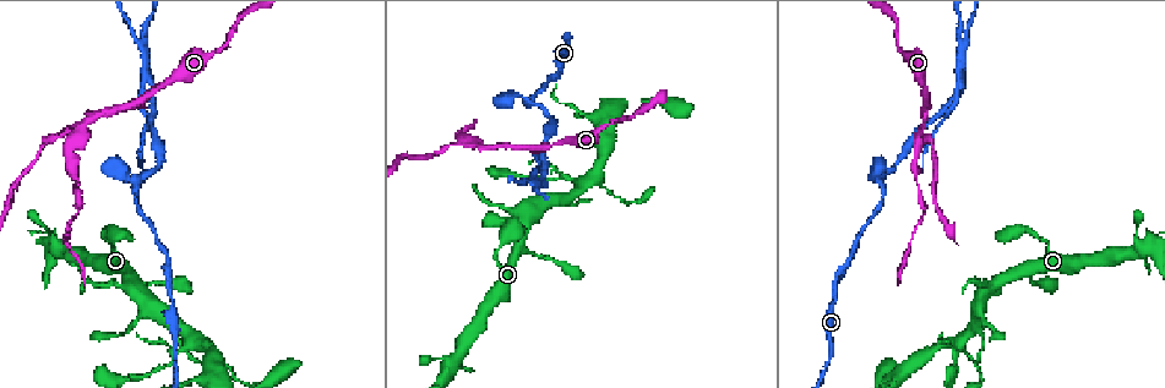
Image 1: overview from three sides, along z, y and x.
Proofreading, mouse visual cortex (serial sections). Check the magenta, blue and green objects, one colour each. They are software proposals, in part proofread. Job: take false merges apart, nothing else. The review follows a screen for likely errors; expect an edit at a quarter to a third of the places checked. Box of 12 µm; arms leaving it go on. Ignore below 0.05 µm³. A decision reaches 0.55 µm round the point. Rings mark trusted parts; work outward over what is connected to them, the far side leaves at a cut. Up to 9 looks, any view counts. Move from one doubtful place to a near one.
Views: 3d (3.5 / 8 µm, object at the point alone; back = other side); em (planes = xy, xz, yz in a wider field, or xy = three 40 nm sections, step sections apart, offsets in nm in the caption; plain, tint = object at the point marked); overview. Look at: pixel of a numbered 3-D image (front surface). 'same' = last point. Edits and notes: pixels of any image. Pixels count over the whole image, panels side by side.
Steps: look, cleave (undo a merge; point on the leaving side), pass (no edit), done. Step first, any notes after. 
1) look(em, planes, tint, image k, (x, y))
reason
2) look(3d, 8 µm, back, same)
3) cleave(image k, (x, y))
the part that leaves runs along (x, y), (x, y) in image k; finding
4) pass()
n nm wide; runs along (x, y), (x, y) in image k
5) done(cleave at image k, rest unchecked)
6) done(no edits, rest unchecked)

look(3d, 3.5 µm, image 1, (921, 129))
arms part here

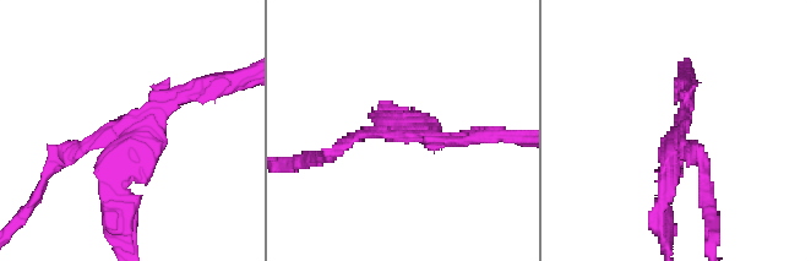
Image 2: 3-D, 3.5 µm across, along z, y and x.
look(em, xy, step 5, tint, image 2, (410, 134))

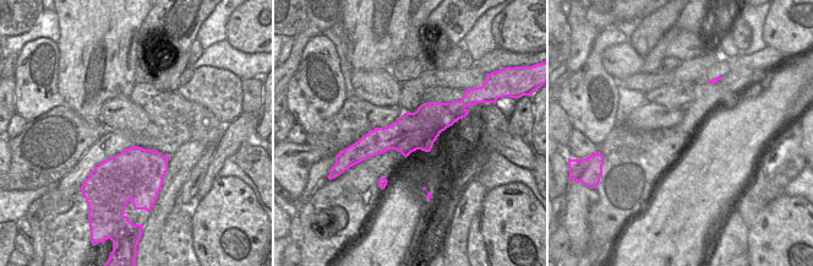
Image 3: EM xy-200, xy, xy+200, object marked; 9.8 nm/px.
cleave(image 2, (126, 181))
two cells meet here

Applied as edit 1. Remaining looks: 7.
look(3d, 3.5 µm, image 1, (138, 184))
three-way junction

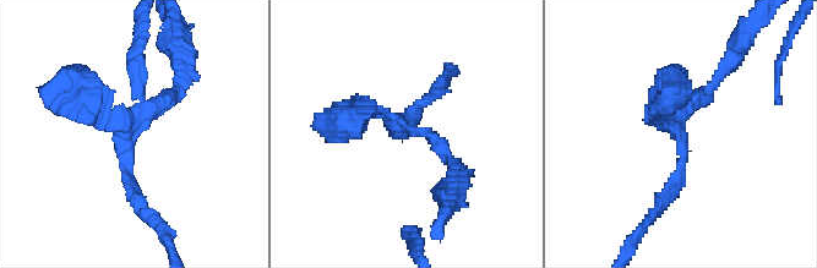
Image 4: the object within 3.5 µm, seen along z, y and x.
look(em, xy, step 5, tint, image 4, (404, 130))
3 arms; arms of 150, 150, 300 nm

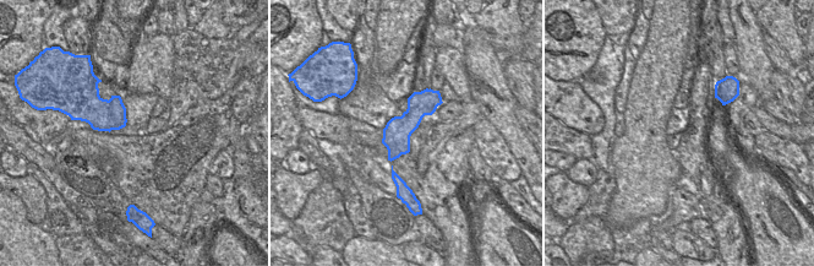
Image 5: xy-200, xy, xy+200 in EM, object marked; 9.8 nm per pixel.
pass()
260 nm wide; runs along (436, 93), (397, 132), (391, 157) in image 5; all the same cell

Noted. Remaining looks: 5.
look(3d, 3.5 µm, back, image 1, (961, 75))
sharp bend

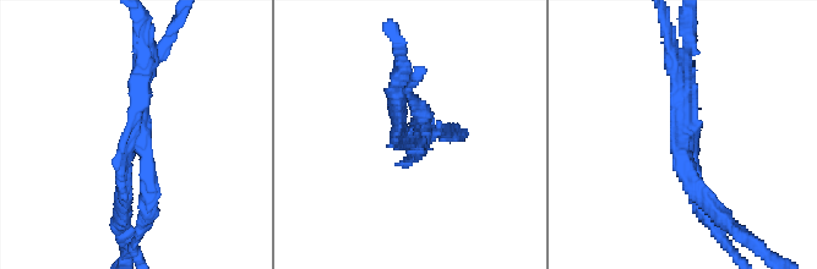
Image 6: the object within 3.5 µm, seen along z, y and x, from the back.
look(em, xy, step 5, tint, image 6, (685, 141))
3 arms; arms of 200, 200, 250 nm; shape alone is not enough

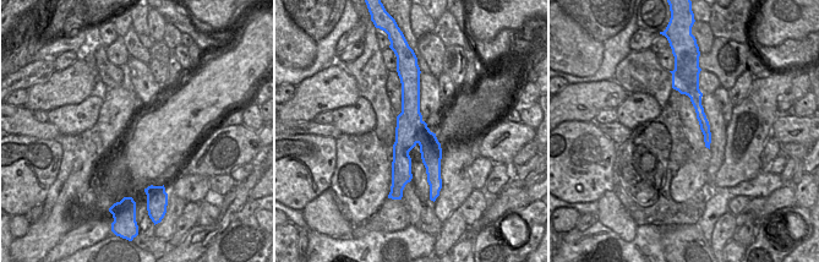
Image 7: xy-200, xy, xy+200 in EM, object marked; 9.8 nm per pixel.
look(em, xy, step 3, tint, same)
another direction

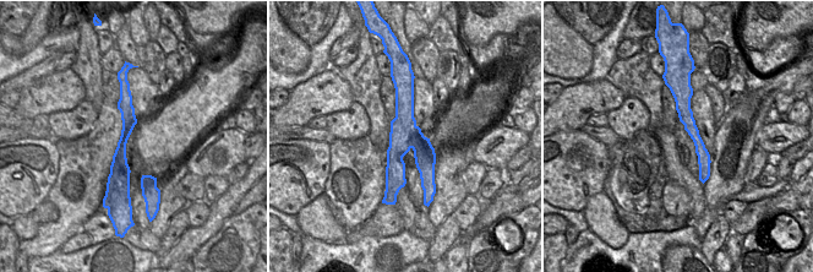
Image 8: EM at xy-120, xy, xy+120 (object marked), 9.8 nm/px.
cleave(image 6, (142, 198))
a second cell is stuck on

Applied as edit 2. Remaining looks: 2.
done(cleave at image 2, cleave at image 6, rest unchecked)

